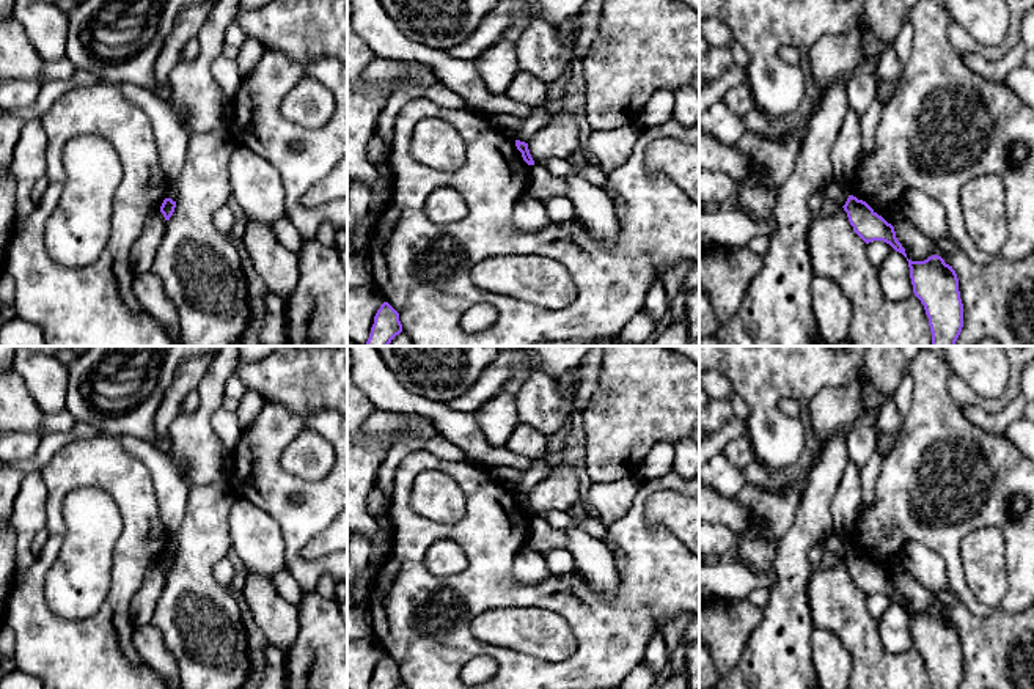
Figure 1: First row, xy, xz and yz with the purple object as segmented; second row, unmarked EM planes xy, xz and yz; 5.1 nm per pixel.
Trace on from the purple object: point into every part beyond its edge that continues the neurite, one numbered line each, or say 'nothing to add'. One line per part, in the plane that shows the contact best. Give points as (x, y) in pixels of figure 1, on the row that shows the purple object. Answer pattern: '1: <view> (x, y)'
nothing to add

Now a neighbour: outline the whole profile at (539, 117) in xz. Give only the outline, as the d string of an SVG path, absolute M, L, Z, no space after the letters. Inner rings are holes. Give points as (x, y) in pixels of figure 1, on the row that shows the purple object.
M545 104L537 107L530 107L530 115L522 118L522 127L515 134L515 140L528 143L533 135L541 131L552 118L552 115L547 112Z

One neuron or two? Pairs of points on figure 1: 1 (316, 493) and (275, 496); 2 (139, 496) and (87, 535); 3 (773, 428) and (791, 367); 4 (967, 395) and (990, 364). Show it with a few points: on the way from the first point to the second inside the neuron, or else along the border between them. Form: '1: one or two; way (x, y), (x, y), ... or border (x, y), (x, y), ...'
1: one; way (307, 493), (289, 490), (285, 493)
2: two; border (91, 486), (120, 512), (115, 546)
3: one; way (770, 412), (770, 387), (775, 383)
4: two; border (1008, 378), (981, 397), (951, 373), (946, 390)

